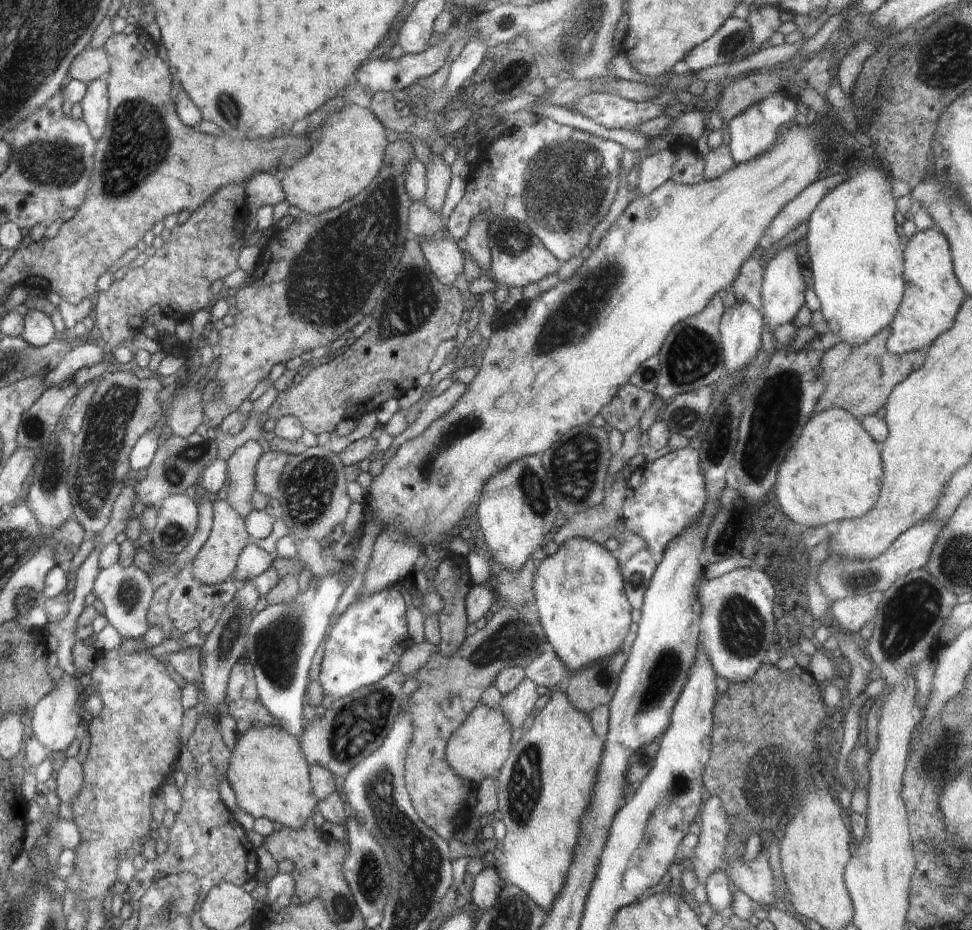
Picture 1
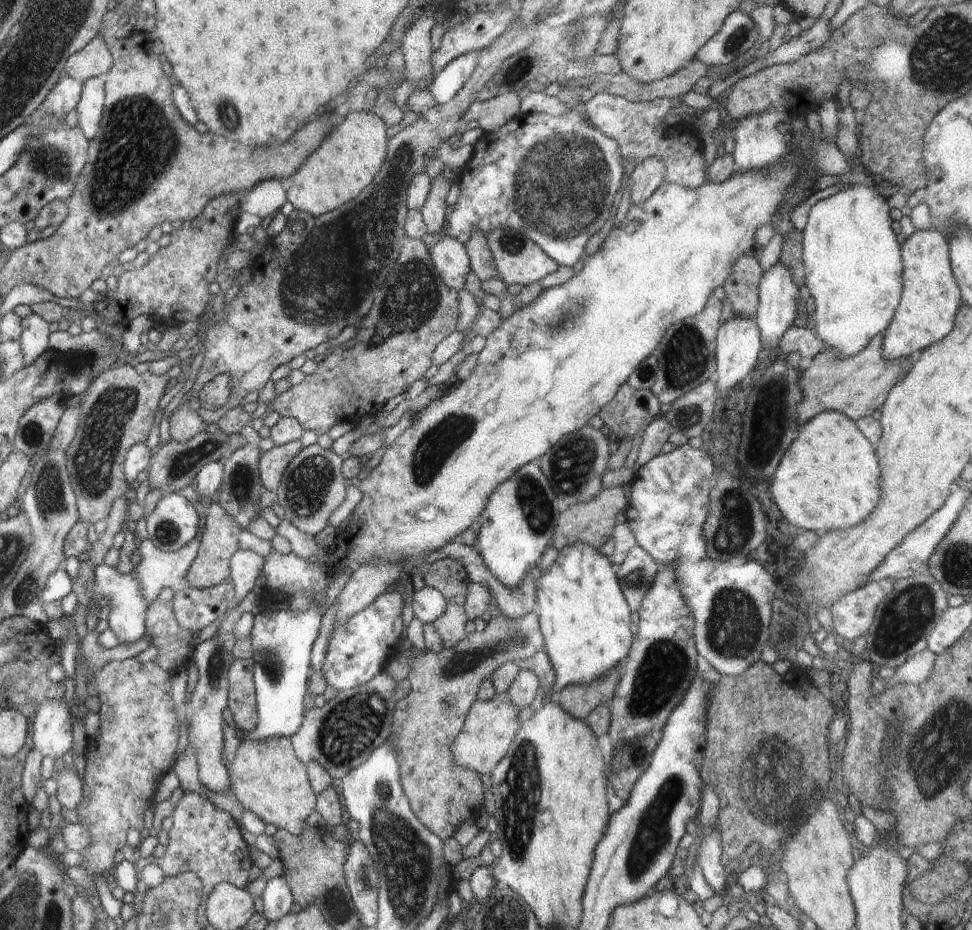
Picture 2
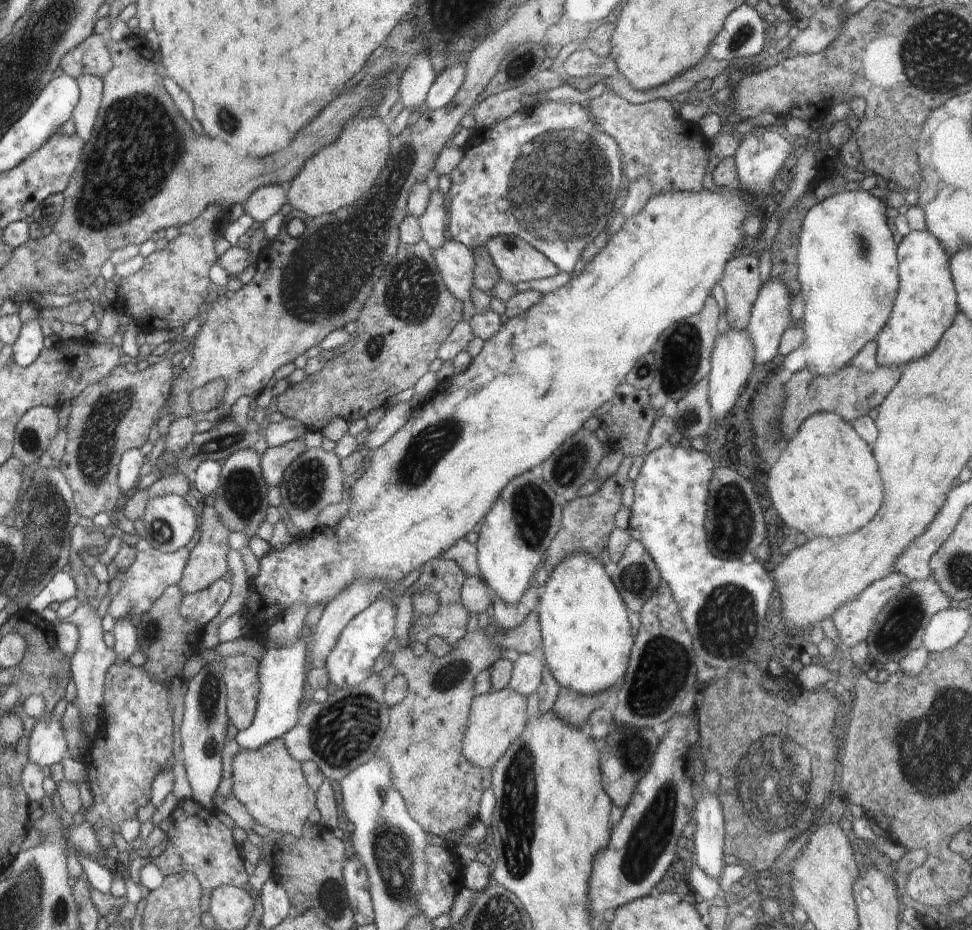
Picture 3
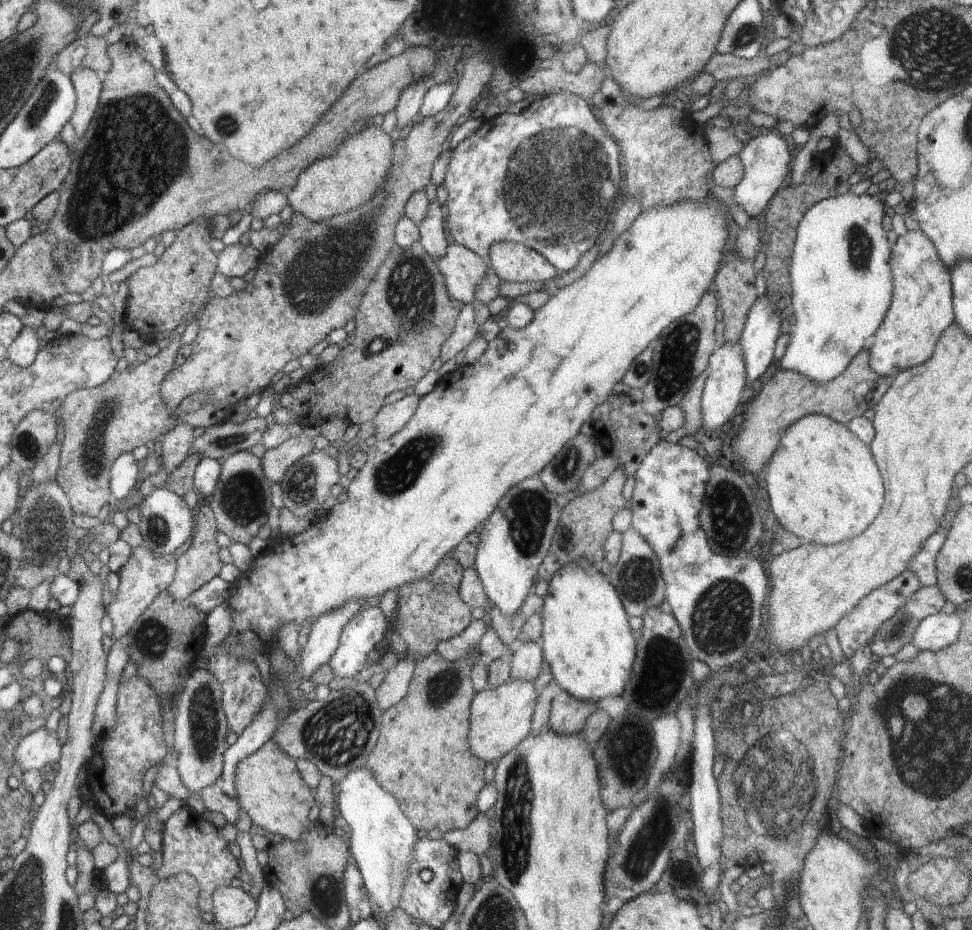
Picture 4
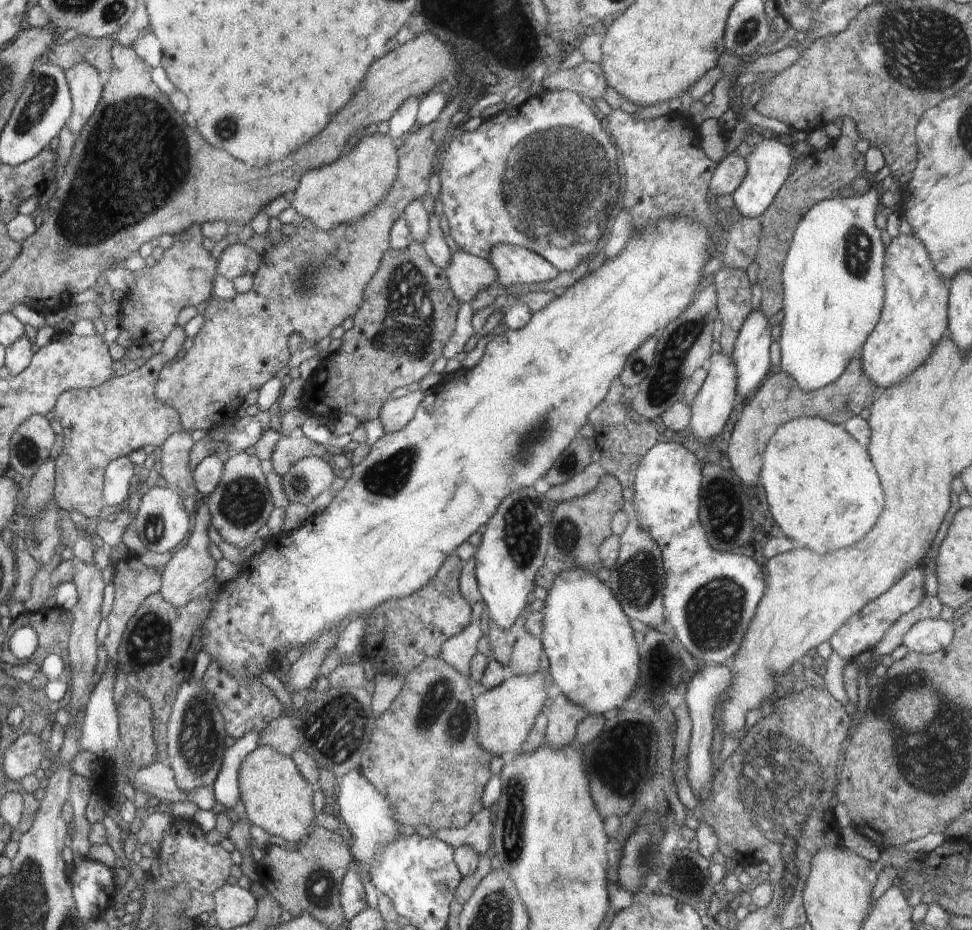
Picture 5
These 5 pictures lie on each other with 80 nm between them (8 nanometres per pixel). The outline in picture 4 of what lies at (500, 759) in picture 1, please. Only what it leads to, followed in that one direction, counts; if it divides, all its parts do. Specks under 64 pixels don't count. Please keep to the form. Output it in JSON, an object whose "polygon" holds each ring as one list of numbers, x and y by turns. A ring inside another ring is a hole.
{"polygon":[[512,679,498,688,486,688,477,691,471,704,470,730,468,733,471,753,478,759,482,759,486,764,496,764,507,752,519,745,531,732,532,713,539,695,538,692,534,688,534,683]]}

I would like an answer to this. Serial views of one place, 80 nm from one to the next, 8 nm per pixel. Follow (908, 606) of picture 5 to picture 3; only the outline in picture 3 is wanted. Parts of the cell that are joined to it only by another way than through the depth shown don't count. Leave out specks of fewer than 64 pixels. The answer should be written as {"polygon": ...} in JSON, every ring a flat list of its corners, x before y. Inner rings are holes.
{"polygon":[[890,572,888,576,874,582,870,588,860,592,856,600,850,600,842,608,838,608,832,620,838,630,840,644,850,648,860,641,865,641,875,618,889,600,900,594,911,582,903,574]]}

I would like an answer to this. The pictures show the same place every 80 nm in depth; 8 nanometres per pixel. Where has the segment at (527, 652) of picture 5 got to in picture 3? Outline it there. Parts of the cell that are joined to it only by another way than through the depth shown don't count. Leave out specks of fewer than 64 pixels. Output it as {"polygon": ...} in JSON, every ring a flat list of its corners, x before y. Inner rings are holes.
{"polygon":[[541,651,519,654,519,658,513,662,512,676,509,680,510,688,526,698,536,693,544,669,545,664]]}

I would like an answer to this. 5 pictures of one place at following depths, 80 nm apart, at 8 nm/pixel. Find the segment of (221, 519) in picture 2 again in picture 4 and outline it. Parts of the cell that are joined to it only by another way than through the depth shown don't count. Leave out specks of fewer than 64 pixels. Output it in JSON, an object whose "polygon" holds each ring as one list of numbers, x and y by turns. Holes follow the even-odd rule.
{"polygon":[[208,505,199,506,197,515,199,518,197,519,195,539,192,546,176,559,177,571,171,585,166,590,173,596,173,599,183,601,183,598,189,598,192,592,198,591,198,588,206,586,214,579,214,576,218,576,218,572,222,568,219,557,220,548,214,542,214,538,216,538,216,516,212,516,212,510]]}

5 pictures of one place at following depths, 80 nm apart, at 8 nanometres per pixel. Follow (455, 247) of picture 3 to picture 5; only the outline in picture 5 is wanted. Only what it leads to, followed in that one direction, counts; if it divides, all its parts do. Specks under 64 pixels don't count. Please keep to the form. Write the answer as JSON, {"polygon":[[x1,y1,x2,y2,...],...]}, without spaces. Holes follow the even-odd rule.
{"polygon":[[458,249,443,268,450,290,460,303,470,303,478,291,498,284,497,272,488,259]]}

